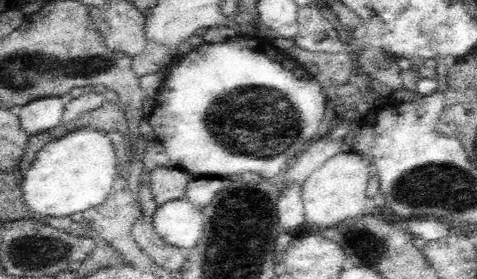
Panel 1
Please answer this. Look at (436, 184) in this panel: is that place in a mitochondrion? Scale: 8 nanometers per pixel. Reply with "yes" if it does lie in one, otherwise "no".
yes

